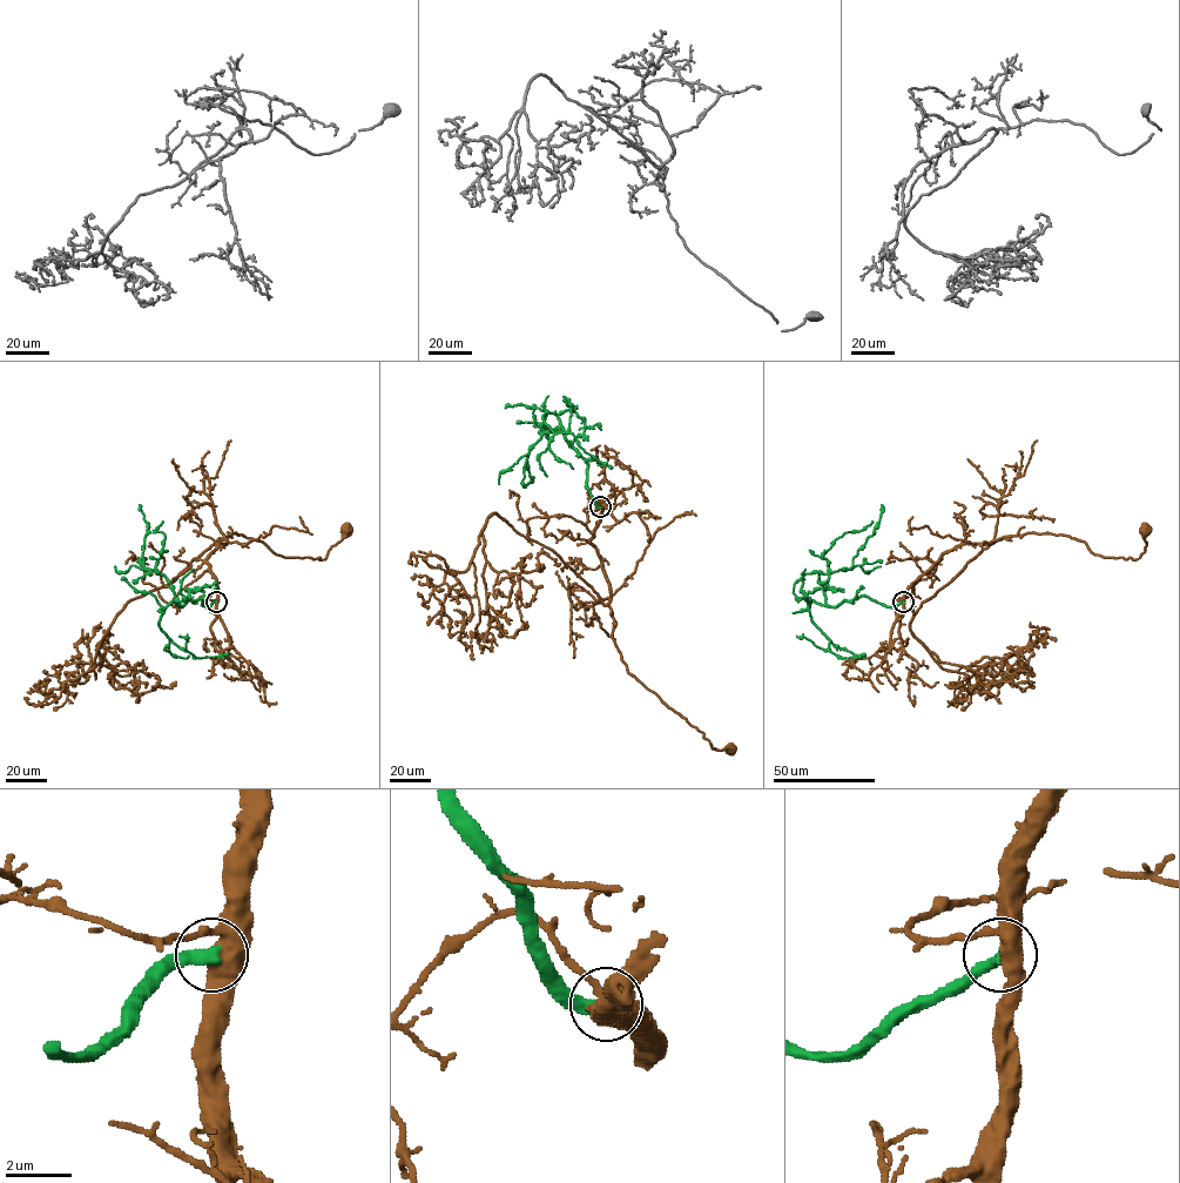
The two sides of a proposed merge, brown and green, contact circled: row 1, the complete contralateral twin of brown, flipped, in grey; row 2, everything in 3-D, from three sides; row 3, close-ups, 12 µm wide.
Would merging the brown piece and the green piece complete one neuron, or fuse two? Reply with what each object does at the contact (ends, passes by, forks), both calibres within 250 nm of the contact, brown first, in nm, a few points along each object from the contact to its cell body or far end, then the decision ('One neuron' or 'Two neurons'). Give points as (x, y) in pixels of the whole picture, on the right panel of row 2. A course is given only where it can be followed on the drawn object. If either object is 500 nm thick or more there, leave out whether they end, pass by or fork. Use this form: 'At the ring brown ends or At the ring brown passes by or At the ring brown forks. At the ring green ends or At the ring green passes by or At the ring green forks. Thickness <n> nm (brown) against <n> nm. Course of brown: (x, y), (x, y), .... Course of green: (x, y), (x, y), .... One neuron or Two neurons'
At the ring brown forks. At the ring green ends. Thickness 440 nm (brown) against 440 nm. Course of brown: (903, 602), (944, 553), (964, 544), (1034, 532), (1067, 536), (1094, 553), (1134, 559), (1145, 551), (1143, 531). Course of green: (903, 602), (813, 600), (813, 623), (829, 651), (864, 654). Two neurons

